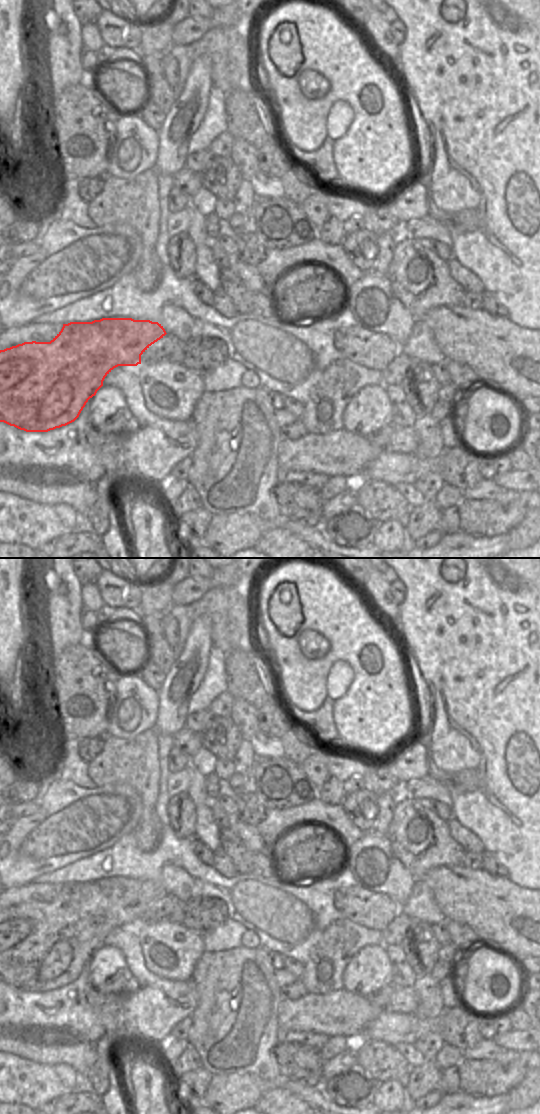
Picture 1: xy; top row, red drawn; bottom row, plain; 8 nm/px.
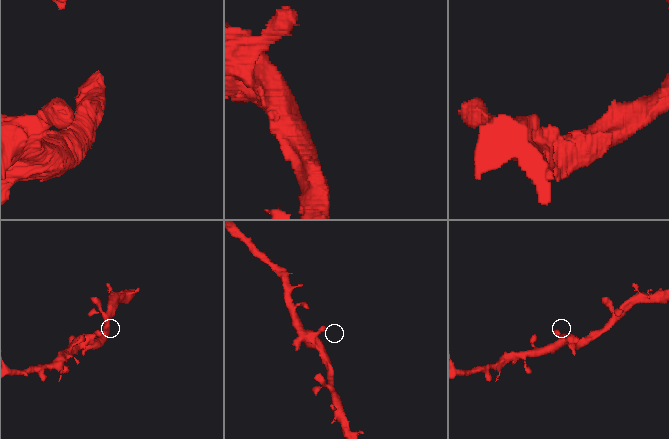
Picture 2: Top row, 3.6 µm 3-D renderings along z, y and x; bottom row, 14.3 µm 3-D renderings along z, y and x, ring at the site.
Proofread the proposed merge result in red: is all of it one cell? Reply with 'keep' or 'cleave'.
keep

